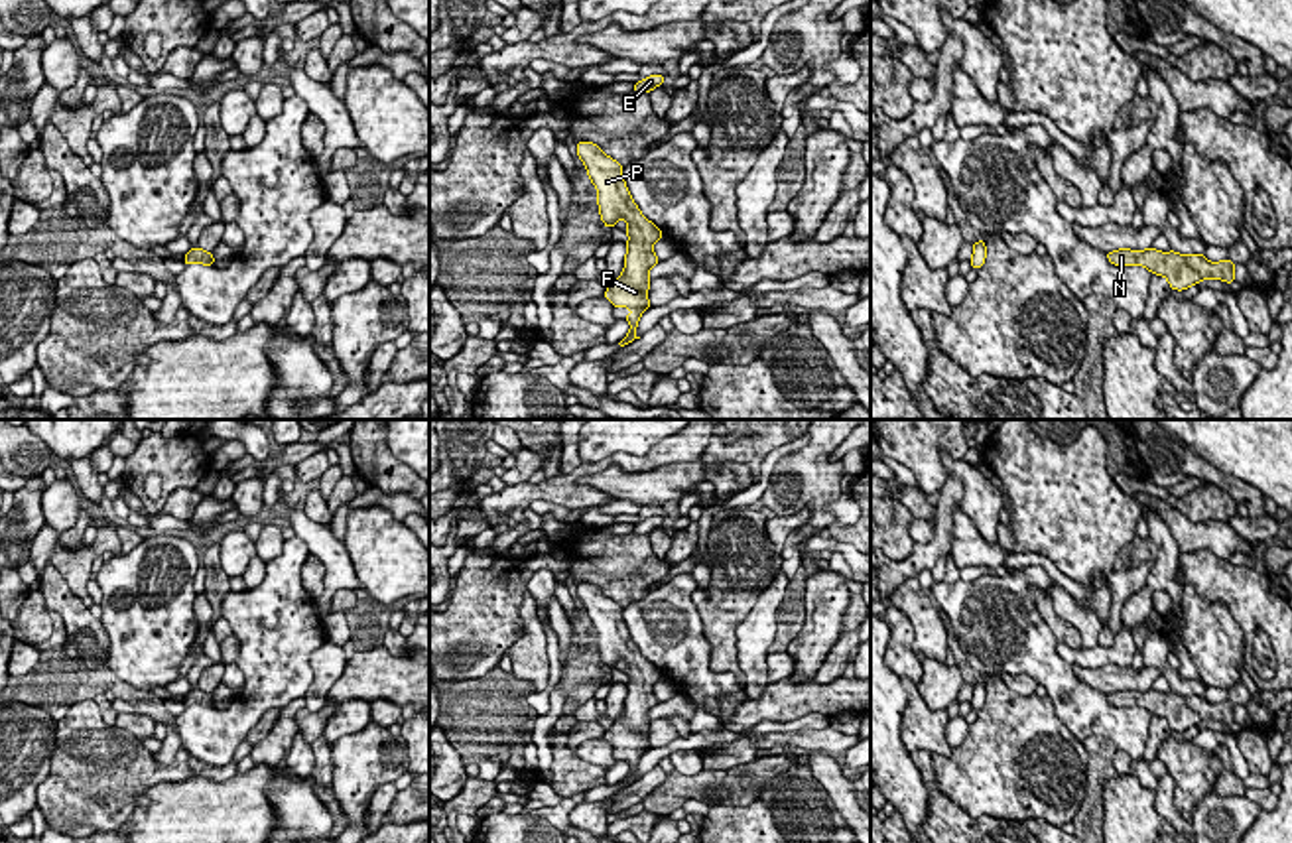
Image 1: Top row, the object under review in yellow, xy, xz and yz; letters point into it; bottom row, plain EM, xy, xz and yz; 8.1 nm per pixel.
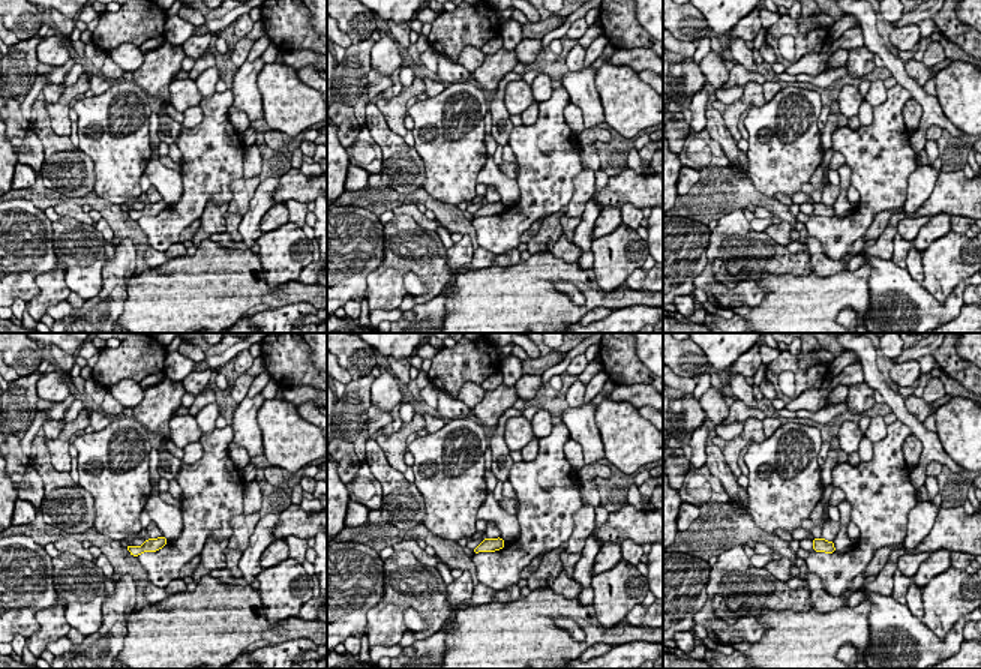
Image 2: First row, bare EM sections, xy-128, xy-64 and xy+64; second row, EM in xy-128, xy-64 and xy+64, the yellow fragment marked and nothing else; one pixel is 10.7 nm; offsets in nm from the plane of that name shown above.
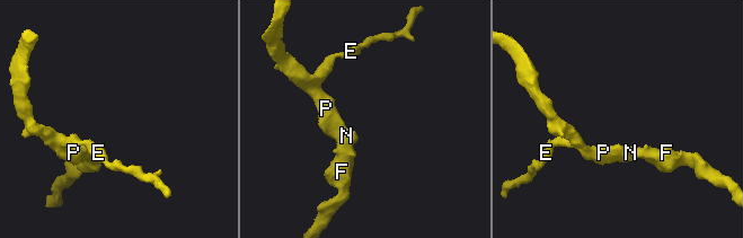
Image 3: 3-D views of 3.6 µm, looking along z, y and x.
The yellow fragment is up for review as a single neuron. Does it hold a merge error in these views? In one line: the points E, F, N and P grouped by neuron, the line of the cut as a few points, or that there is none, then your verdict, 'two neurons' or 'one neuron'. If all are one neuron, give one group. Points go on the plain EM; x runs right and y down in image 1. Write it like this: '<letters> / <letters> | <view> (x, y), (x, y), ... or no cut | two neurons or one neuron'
E F N P | no cut | one neuron

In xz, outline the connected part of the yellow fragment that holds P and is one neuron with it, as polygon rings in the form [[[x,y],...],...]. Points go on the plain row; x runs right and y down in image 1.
[[[577,583],[577,597],[585,605],[587,616],[597,628],[599,656],[605,668],[616,668],[618,660],[624,660],[628,666],[624,711],[611,725],[611,729],[605,731],[605,741],[609,741],[613,748],[628,748],[632,752],[630,756],[624,756],[624,760],[630,764],[628,776],[618,784],[624,788],[640,780],[636,776],[636,766],[640,756],[650,748],[648,711],[660,703],[652,685],[664,676],[640,654],[638,646],[632,642],[622,618],[622,607],[618,603],[609,599],[601,587],[593,583]]]

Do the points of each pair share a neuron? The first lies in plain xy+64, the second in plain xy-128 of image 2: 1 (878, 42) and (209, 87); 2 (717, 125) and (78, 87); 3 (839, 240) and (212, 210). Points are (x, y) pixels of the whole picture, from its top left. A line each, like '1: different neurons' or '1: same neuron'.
1: different neurons
2: different neurons
3: different neurons

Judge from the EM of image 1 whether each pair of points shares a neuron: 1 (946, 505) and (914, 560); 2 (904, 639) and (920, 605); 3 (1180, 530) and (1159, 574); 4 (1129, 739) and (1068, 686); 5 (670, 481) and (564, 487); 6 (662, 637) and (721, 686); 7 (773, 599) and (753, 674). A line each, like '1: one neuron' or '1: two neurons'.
1: one neuron
2: two neurons
3: two neurons
4: one neuron
5: two neurons
6: one neuron
7: one neuron

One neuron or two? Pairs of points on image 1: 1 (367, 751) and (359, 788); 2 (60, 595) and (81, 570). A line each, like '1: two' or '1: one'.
1: one
2: two

